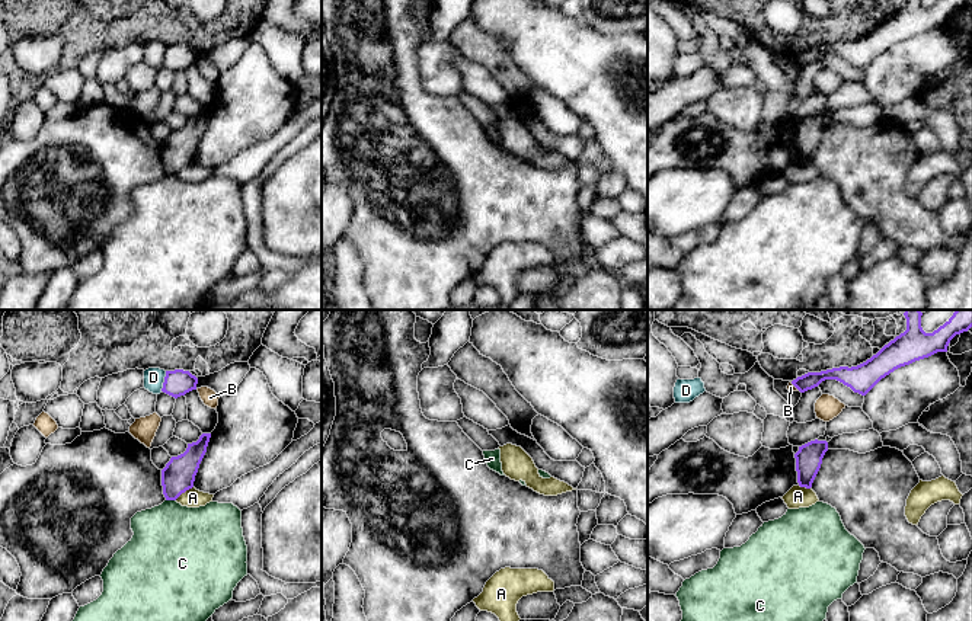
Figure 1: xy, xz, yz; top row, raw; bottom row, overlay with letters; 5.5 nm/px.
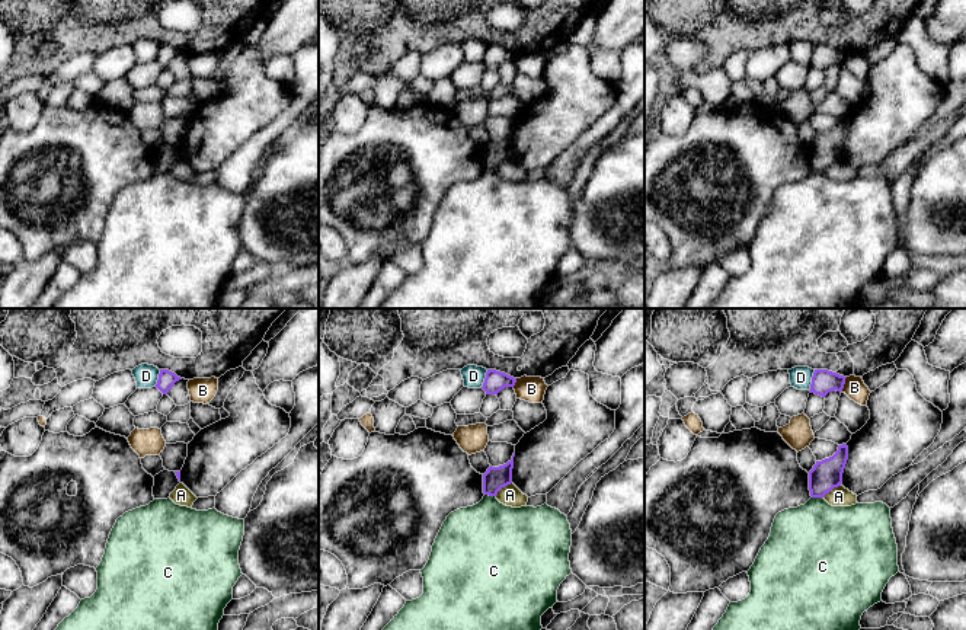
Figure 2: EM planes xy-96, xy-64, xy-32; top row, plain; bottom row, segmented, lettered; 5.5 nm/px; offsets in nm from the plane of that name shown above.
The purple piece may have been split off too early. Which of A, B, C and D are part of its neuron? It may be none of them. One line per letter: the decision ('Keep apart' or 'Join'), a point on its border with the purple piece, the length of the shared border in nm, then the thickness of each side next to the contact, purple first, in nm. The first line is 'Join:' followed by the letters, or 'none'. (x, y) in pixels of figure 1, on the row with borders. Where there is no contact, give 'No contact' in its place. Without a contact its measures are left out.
Join: none
A: Keep apart. Touches purple at xy (184, 492). Shared border 130 nm. Thickness 180 nm (purple) against 110 nm
B: Keep apart. Touches purple at yz (795, 386). Shared border 80 nm. Thickness 90 nm (purple) against 50 nm
C: Keep apart. Touches purple at xy (170, 499). Shared border 60 nm. Thickness 180 nm (purple) against 440 nm
D: Keep apart. Touches purple at xy (165, 381). Shared border 120 nm. Thickness 150 nm (purple) against 110 nm

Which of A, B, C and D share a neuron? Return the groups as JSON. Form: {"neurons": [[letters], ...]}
{"neurons": [["A"], ["B"], ["C"], ["D"]]}

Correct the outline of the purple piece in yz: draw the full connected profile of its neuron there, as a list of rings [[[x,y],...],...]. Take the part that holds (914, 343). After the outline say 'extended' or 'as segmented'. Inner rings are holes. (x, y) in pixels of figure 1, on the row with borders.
[[[905,310],[907,330],[885,345],[876,355],[857,366],[840,366],[821,372],[808,372],[792,384],[805,393],[825,380],[837,380],[854,393],[866,396],[882,378],[895,369],[937,352],[947,352],[950,340],[972,327],[972,310],[956,310],[953,316],[933,333],[921,327],[920,310]]] | as segmented

